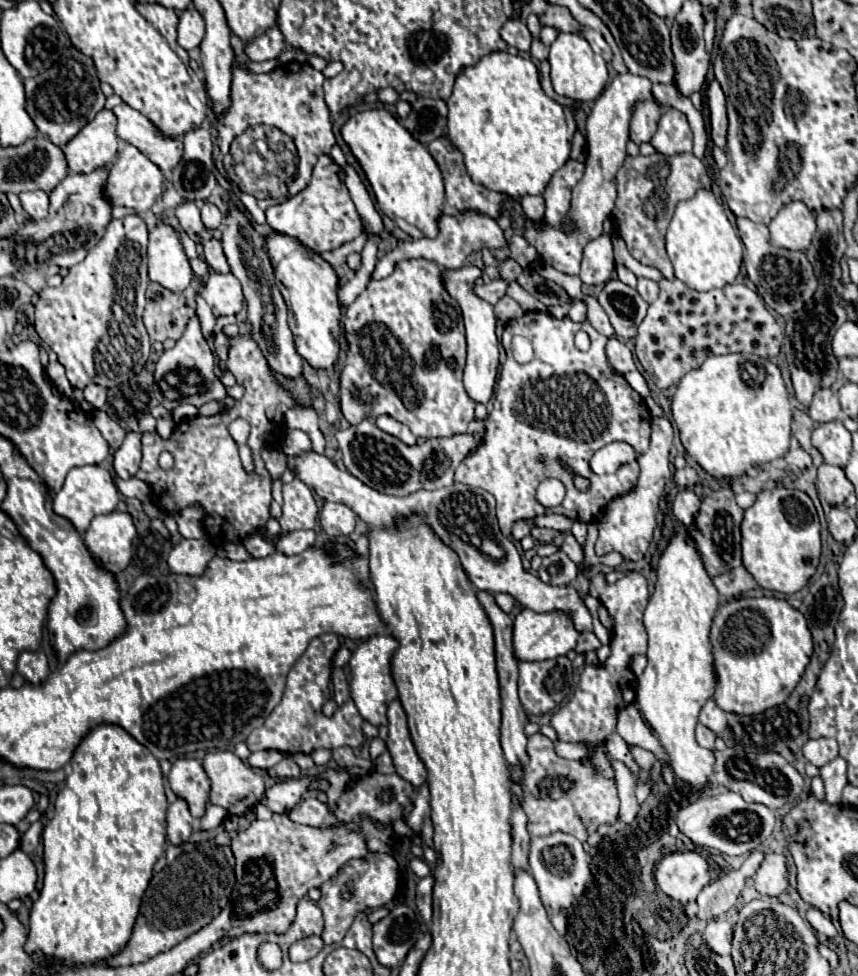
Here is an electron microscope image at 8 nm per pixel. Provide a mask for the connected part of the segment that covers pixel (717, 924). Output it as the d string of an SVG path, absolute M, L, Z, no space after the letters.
M710 921L702 939L706 939L706 945L720 955L730 955L730 943L732 943L734 923L732 921Z

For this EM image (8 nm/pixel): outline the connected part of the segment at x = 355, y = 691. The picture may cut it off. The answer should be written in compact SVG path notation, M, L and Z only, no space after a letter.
M372 635L354 651L354 655L350 659L350 671L352 671L350 695L356 703L358 713L364 717L364 721L372 723L374 727L388 723L386 707L390 701L394 701L398 697L396 685L390 675L390 659L396 649L398 649L398 641L392 635Z

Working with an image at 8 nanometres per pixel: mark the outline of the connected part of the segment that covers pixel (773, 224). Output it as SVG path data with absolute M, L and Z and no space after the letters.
M802 201L786 203L770 221L770 243L776 247L806 251L816 231L814 213Z

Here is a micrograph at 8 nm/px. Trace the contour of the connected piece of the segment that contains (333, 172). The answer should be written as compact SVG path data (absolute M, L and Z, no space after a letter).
M322 155L314 165L312 181L308 187L302 189L296 197L288 197L284 203L268 207L266 219L274 231L292 235L308 249L318 253L334 251L362 233L362 219L350 199L350 193L346 191L344 171L328 155Z

